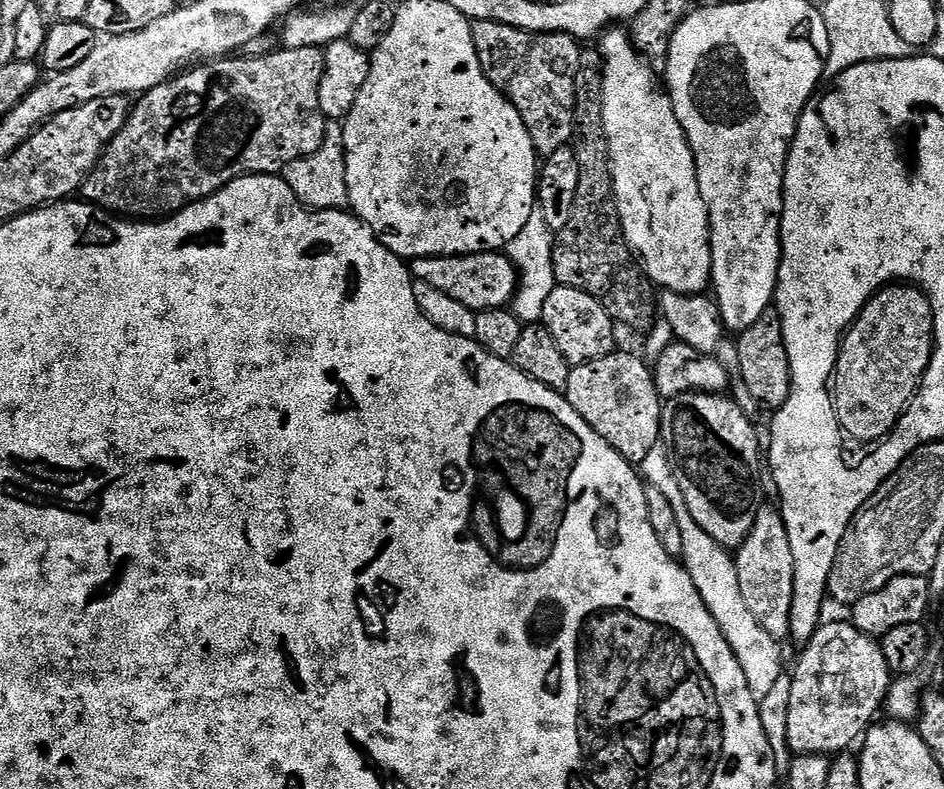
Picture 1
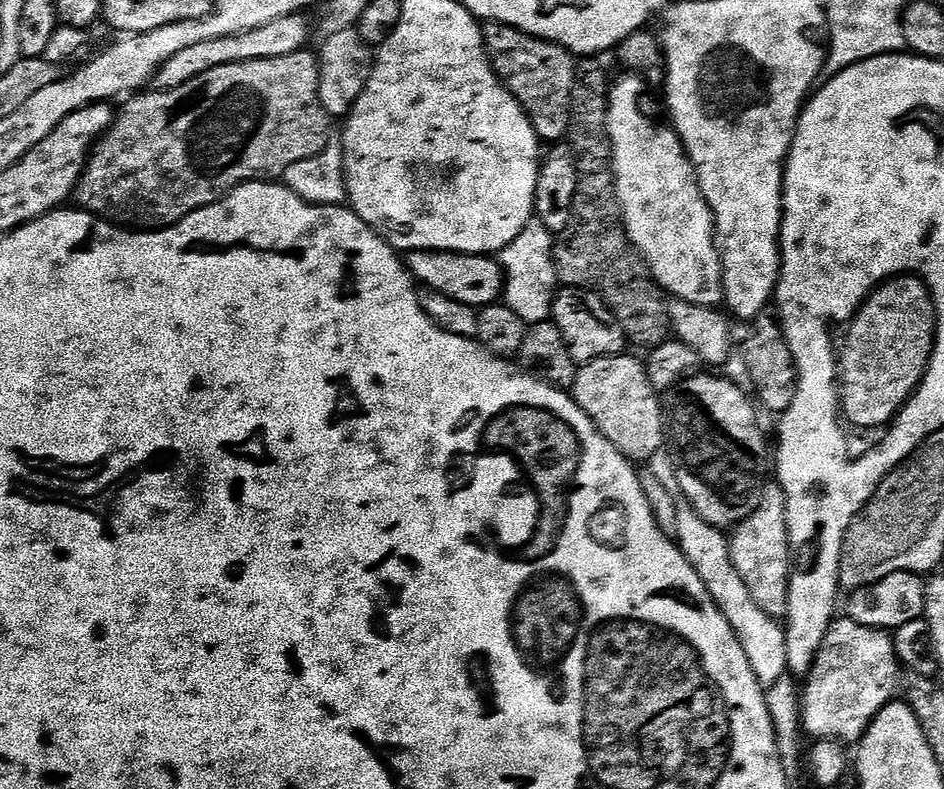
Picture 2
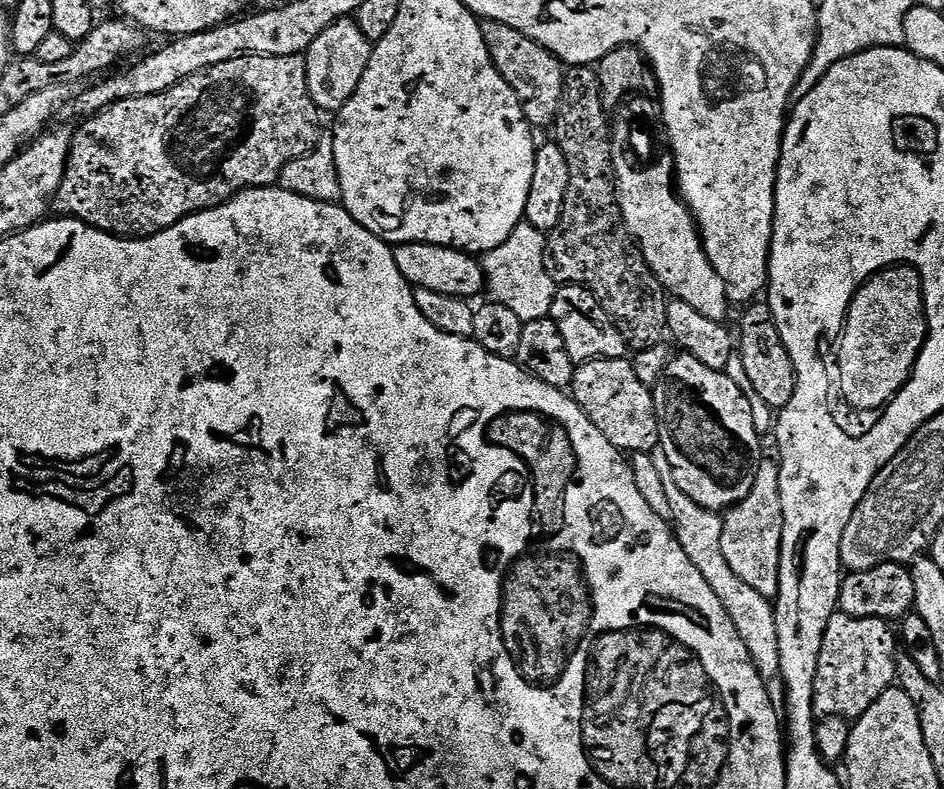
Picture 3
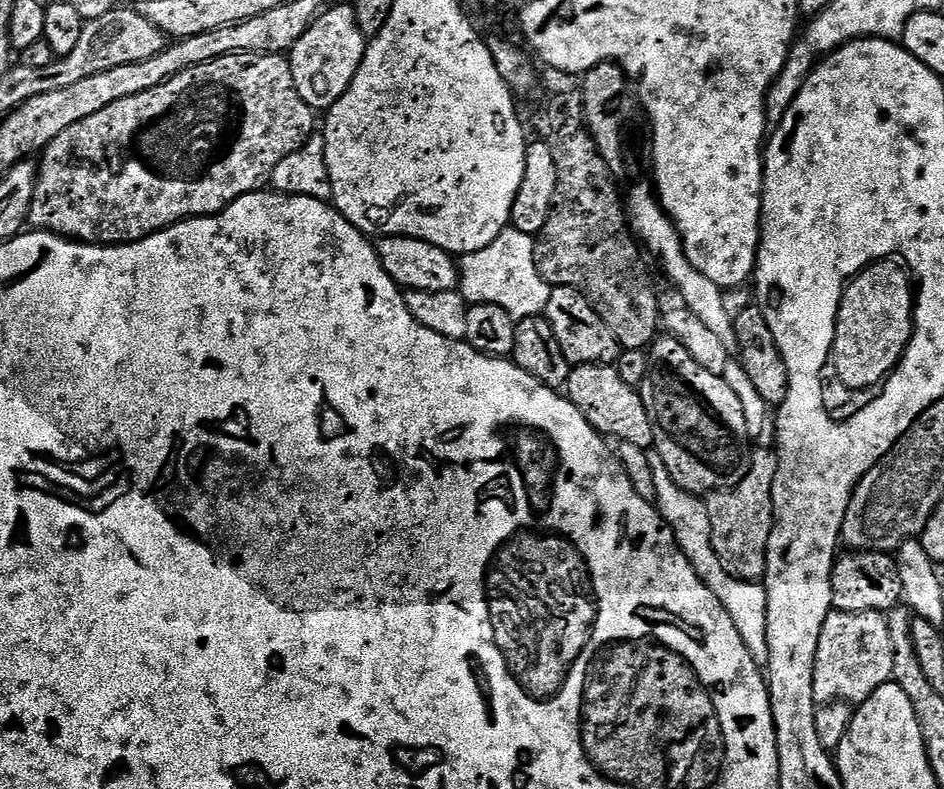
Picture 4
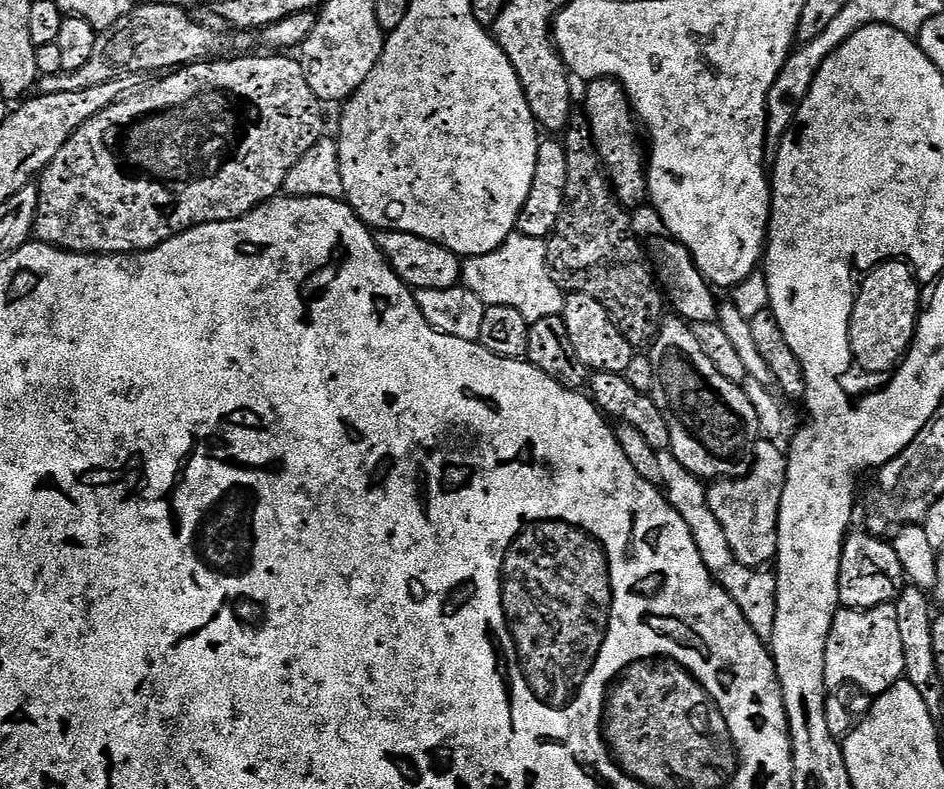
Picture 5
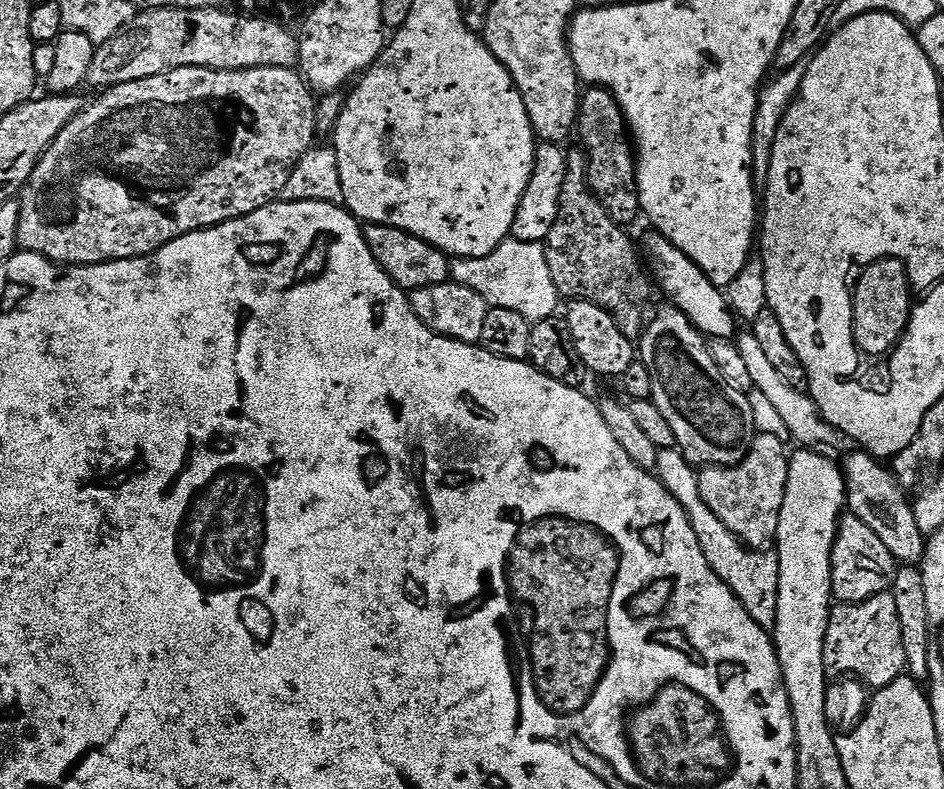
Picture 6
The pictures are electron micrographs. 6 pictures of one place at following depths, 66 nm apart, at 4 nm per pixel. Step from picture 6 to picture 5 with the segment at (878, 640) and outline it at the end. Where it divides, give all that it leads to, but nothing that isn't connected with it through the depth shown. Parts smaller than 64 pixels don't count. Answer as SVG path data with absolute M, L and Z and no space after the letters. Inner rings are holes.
M879 604L877 608L840 608L832 617L830 634L826 638L826 650L824 651L824 682L829 689L840 688L843 684L853 684L864 692L869 692L869 697L875 698L882 695L887 688L894 686L904 676L904 655L902 654L902 638L898 635L898 618L892 604Z

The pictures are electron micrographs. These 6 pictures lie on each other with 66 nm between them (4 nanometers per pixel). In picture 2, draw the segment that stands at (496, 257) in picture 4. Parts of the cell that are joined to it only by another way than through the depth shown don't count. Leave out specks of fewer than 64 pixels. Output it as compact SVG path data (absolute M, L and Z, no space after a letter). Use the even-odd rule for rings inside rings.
M530 222L522 234L518 234L518 238L514 238L514 242L510 242L510 246L498 254L498 263L504 270L503 303L514 310L525 325L537 324L552 315L552 301L558 291L556 264L552 261L553 243L553 233L548 231L545 224Z

